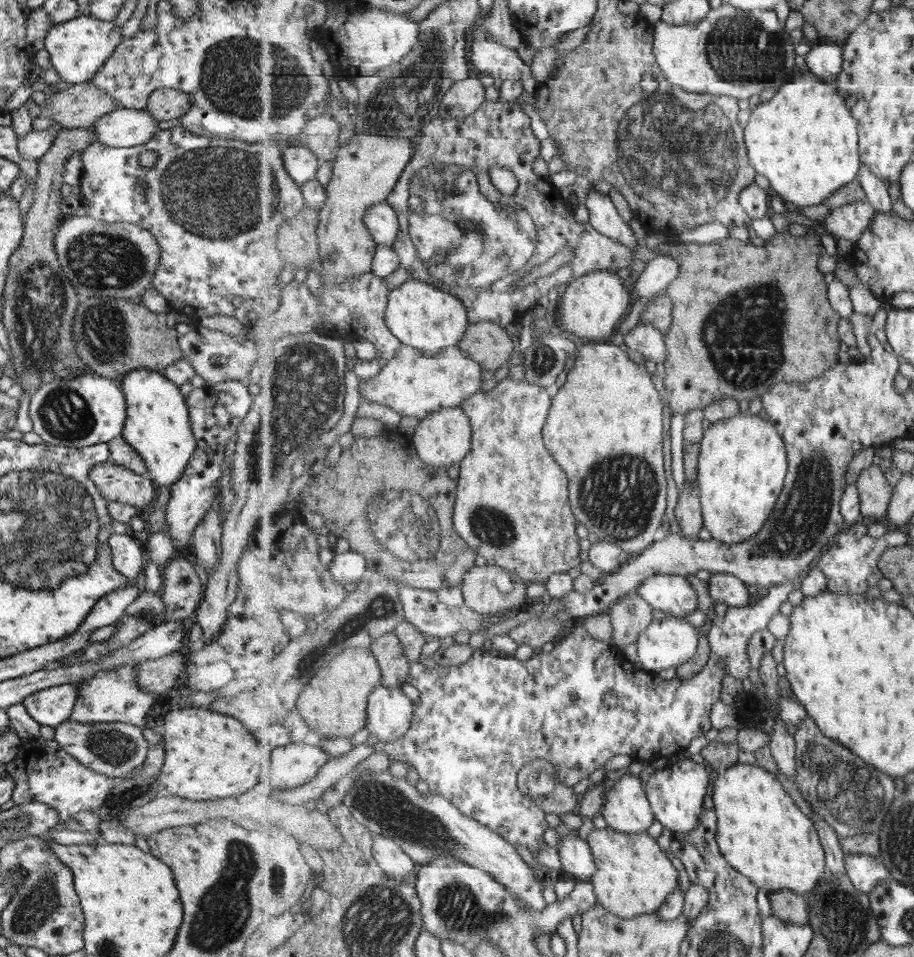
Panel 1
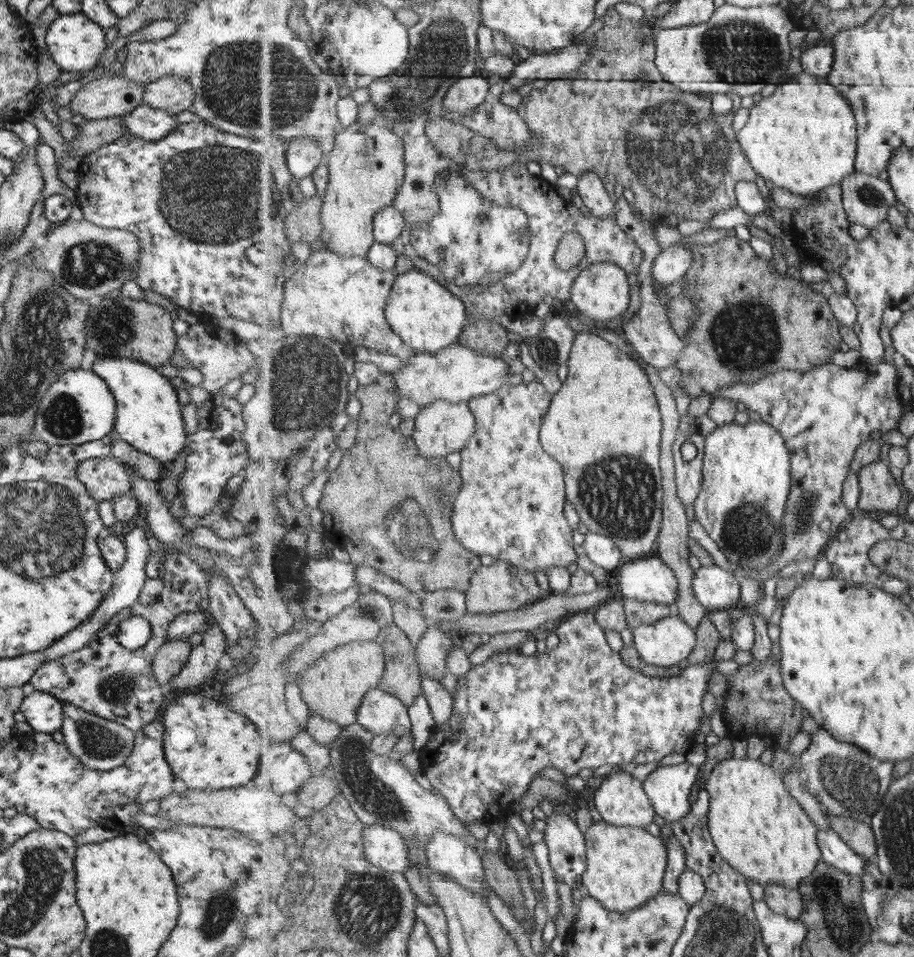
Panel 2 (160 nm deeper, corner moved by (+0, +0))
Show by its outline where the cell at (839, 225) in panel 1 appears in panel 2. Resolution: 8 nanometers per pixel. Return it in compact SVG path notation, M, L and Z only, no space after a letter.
M853 171L841 181L844 207L849 224L871 230L886 222L898 197L889 179Z

